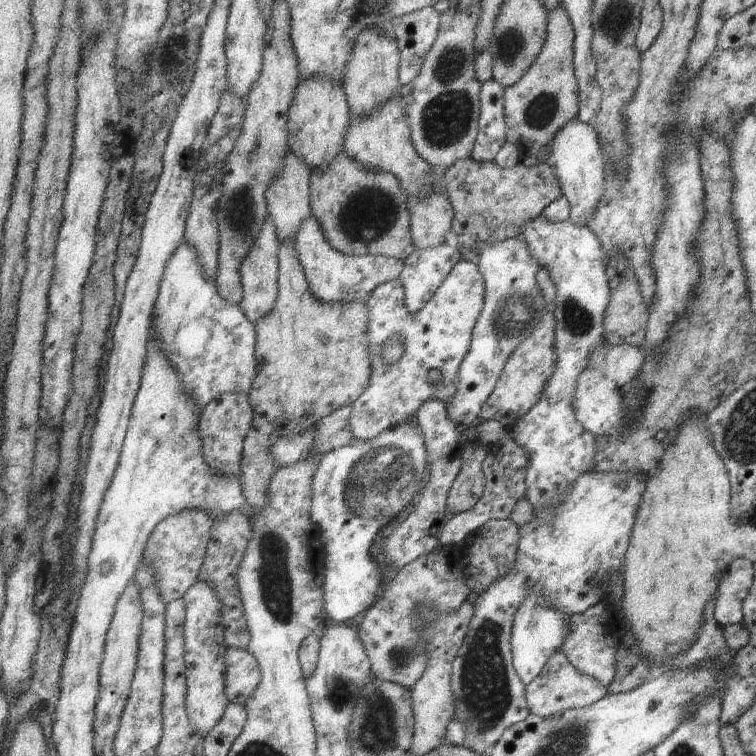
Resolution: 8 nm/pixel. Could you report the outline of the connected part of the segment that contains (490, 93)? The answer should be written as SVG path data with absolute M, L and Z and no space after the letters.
M494 78L483 83L478 140L472 154L479 162L494 162L507 142L505 93L506 88Z

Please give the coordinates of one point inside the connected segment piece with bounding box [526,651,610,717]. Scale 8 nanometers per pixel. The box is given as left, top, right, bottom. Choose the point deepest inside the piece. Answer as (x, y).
(561, 686)

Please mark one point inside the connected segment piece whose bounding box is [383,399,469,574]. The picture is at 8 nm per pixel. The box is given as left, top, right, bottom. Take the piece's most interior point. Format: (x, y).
(419, 534)

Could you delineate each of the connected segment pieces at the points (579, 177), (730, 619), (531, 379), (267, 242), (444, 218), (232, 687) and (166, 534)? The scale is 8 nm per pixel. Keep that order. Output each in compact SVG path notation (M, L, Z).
M577 118L568 122L555 137L551 157L547 163L557 171L563 194L571 203L572 211L569 219L579 226L589 227L587 224L594 218L604 197L607 182L607 166L604 165L604 158L600 136L590 123Z
M734 559L722 574L714 598L714 618L721 628L742 622L742 602L752 581L752 564Z
M542 268L539 271L538 281L548 304L549 316L541 318L532 335L519 345L519 348L507 361L498 385L486 404L483 405L479 422L495 420L502 422L507 428L517 424L539 402L539 399L544 395L548 382L555 374L558 365L556 347L558 324L554 316L554 309L556 308L558 288L553 282L549 269Z
M270 218L263 227L256 245L250 250L247 258L243 261L240 271L244 288L244 299L240 304L246 312L247 318L255 325L260 323L274 308L279 296L279 271L280 260L278 252L280 249L278 240L278 228L273 219Z
M432 187L434 190L429 195L418 198L412 213L411 230L417 249L440 247L454 225L454 206L447 192Z
M230 647L226 654L226 693L231 703L244 707L262 684L258 658L251 651Z
M187 509L161 521L150 534L143 559L152 566L162 599L167 605L174 600L183 599L199 580L199 571L206 560L215 521L216 518L206 510Z

